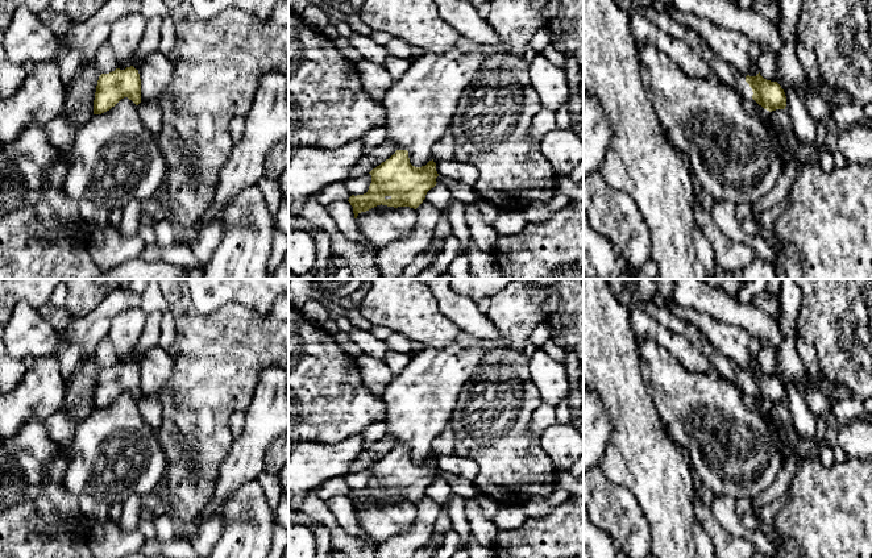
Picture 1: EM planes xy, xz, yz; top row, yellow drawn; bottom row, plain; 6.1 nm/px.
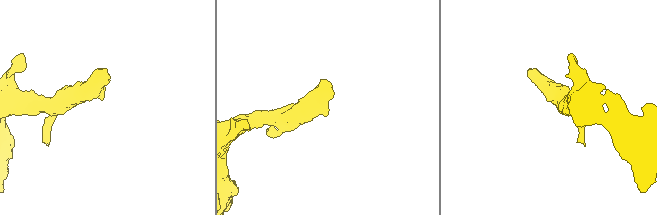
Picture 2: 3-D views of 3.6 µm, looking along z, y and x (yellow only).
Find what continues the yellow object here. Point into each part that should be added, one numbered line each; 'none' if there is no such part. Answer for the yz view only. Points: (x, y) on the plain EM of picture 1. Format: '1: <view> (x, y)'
1: yz (726, 367)

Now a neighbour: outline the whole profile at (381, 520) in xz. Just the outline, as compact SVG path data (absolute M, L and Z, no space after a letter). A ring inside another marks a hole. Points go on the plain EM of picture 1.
M377 500L358 508L356 513L360 528L375 544L406 533L416 520L416 505L410 501Z

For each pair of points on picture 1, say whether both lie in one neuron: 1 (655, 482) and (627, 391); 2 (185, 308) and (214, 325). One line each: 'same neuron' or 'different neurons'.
1: same neuron
2: same neuron

